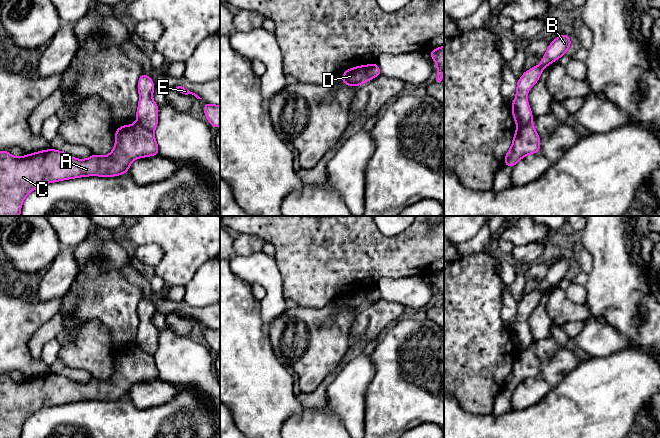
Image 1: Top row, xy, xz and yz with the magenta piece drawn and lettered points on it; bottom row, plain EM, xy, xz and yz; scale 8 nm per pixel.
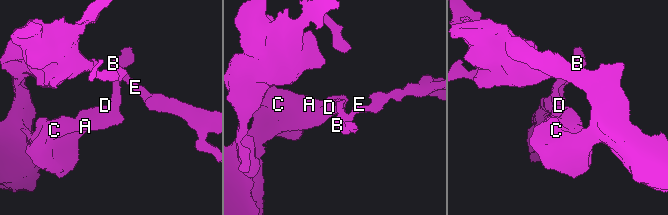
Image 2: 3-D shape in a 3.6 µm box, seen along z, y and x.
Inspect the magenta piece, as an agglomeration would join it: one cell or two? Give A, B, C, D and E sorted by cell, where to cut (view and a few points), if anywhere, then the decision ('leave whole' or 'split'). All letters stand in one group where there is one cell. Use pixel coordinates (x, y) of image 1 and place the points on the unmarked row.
groups A C D / B E; cut xy (136, 345), (152, 355); split

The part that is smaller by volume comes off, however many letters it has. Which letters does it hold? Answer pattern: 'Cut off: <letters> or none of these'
Cut off: A, C, D

